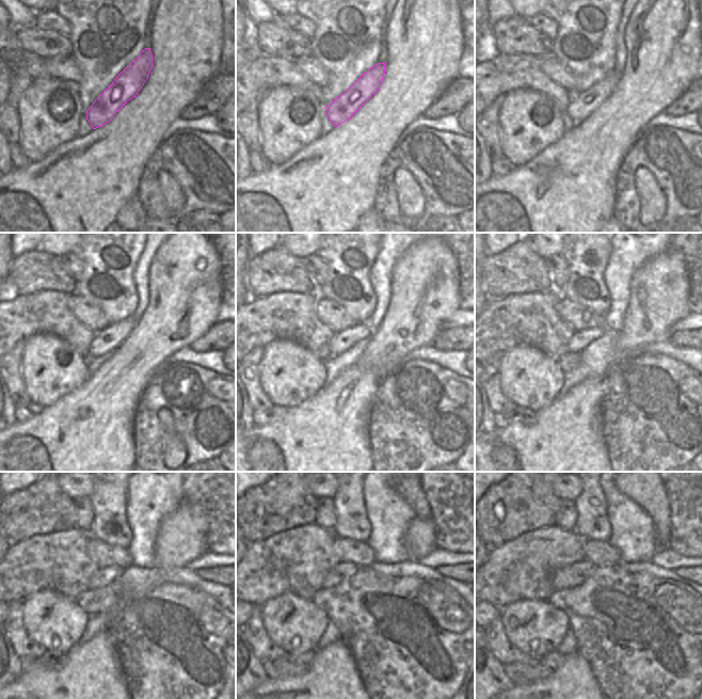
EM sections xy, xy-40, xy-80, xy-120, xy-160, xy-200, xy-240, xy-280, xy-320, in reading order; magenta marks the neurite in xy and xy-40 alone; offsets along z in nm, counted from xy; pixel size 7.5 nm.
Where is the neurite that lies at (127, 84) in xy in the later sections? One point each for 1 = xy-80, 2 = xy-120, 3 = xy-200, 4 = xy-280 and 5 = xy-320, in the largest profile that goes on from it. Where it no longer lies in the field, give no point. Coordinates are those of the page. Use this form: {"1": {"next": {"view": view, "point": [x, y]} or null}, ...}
{"1": {"next": {"view": "xy-80", "point": [581, 105]}}, "2": {"next": {"view": "xy-120", "point": [110, 337]}}, "3": {"next": {"view": "xy-200", "point": [580, 339]}}, "4": {"next": {"view": "xy-280", "point": [340, 571]}}, "5": {"next": {"view": "xy-320", "point": [570, 576]}}}

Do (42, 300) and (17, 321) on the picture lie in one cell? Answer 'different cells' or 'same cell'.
same cell

